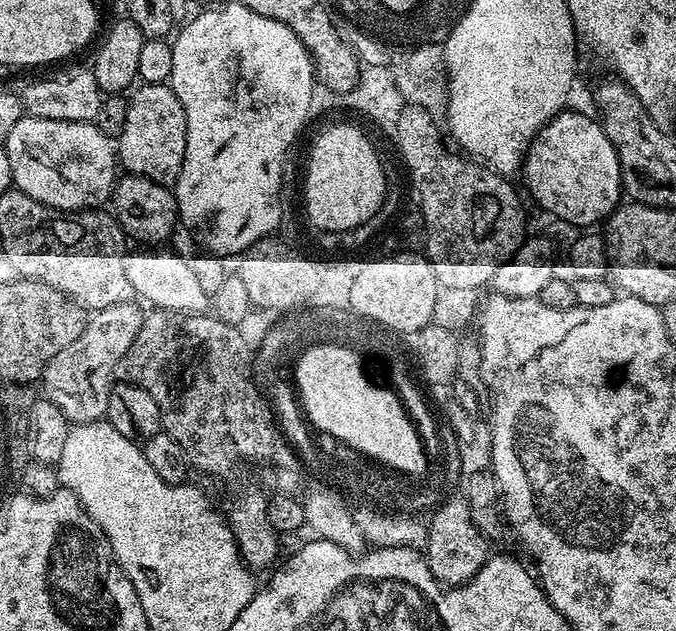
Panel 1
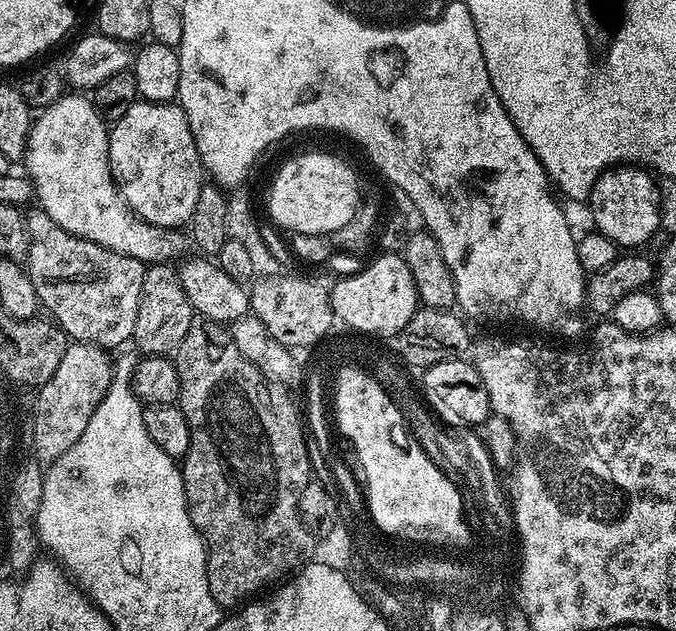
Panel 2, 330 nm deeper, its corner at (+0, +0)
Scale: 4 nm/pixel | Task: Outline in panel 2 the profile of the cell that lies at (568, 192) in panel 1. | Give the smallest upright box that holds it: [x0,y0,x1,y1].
[590,166,660,250]

